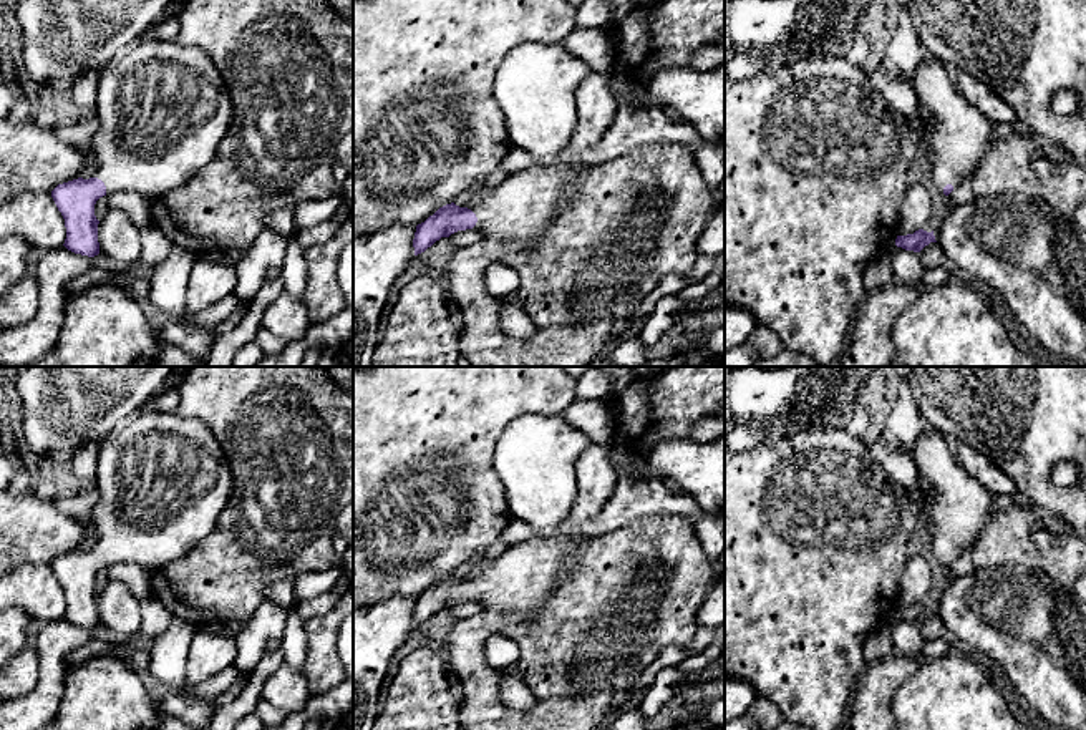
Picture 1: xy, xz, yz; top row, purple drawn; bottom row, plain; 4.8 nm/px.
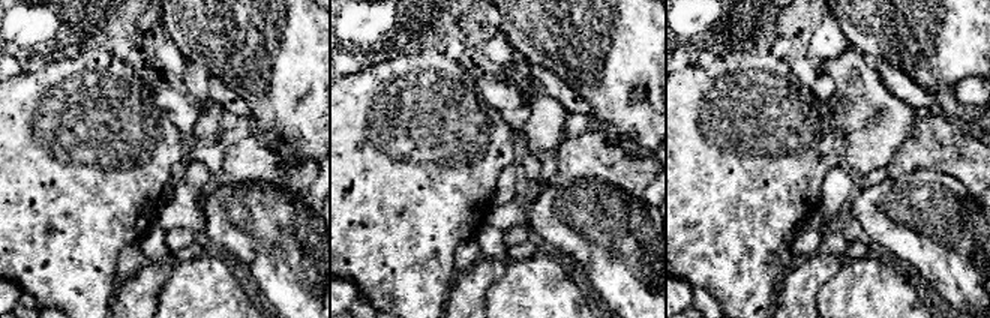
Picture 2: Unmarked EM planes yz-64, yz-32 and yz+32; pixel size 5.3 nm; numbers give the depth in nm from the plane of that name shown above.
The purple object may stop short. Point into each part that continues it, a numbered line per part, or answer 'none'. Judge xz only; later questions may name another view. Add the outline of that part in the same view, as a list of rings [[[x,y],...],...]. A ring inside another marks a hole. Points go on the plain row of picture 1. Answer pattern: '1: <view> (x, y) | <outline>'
1: xz (519, 581) | [[[592,443],[579,458],[575,474],[577,496],[560,524],[544,533],[536,531],[532,538],[509,546],[499,557],[479,566],[479,574],[471,579],[478,589],[473,601],[481,602],[484,611],[507,612],[524,622],[536,619],[560,577],[560,571],[574,559],[579,546],[589,539],[580,528],[602,513],[618,481],[617,470],[608,460],[608,448],[599,443]]]

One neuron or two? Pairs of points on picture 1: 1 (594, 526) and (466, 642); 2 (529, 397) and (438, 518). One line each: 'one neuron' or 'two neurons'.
1: two neurons
2: one neuron

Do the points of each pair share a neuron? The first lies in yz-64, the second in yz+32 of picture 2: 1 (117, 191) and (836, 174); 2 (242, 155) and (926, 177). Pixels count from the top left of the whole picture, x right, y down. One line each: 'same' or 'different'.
1: different
2: different

